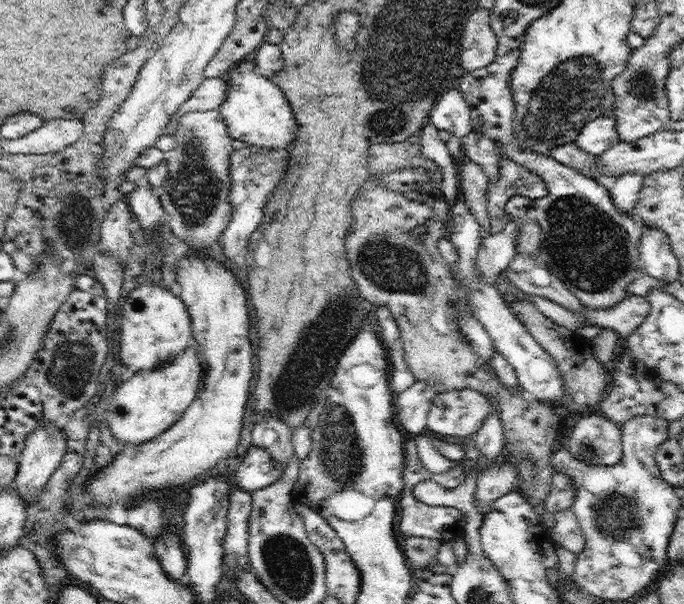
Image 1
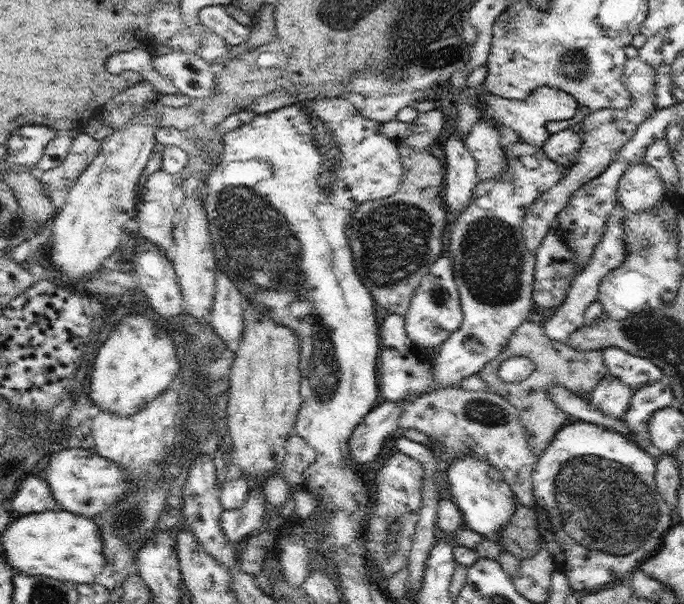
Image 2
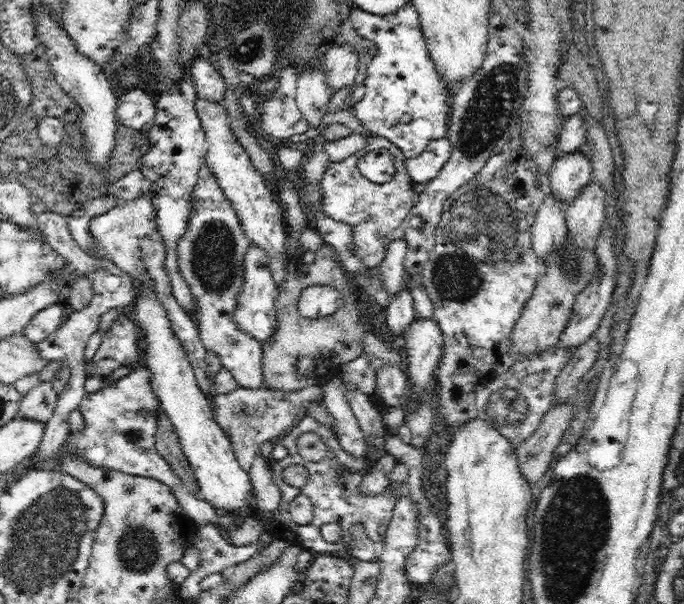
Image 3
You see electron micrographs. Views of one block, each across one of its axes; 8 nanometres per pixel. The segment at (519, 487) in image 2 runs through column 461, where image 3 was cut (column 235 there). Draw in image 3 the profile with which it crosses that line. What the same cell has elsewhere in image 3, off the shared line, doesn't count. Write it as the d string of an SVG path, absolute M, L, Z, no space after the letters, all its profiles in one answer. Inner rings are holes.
M315 384L296 392L268 389L264 386L256 389L236 387L232 392L227 392L226 394L215 393L211 399L211 408L215 414L215 421L218 422L221 430L231 440L236 460L248 473L261 444L266 440L280 436L282 433L287 433L297 425L304 413L305 402L321 401L322 399L323 387ZM247 433L252 436L251 448L247 448L242 443L242 438Z

